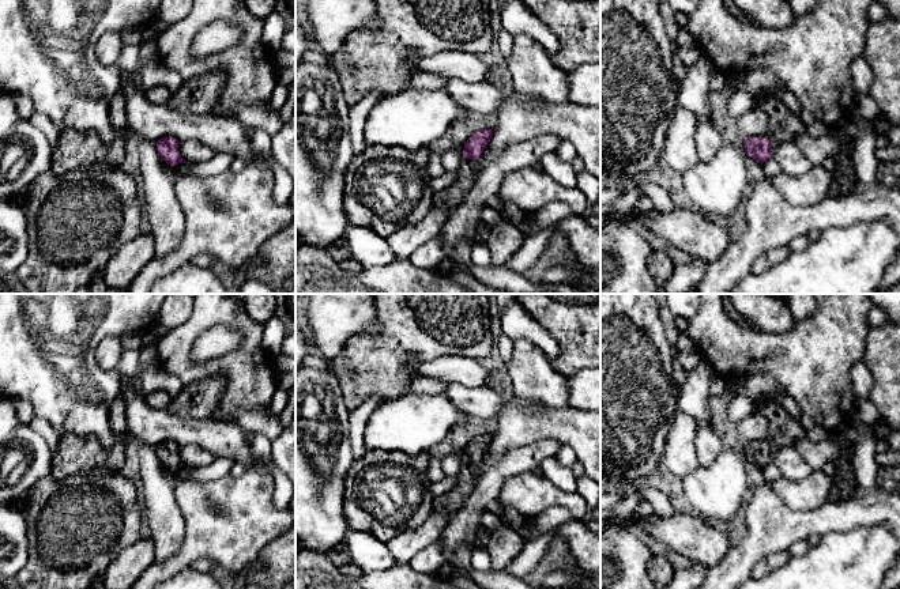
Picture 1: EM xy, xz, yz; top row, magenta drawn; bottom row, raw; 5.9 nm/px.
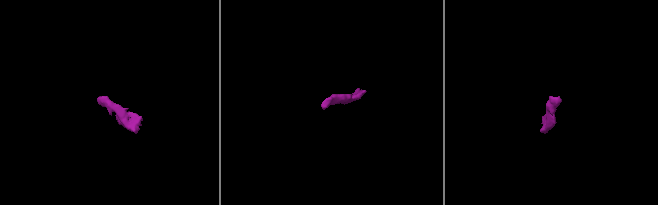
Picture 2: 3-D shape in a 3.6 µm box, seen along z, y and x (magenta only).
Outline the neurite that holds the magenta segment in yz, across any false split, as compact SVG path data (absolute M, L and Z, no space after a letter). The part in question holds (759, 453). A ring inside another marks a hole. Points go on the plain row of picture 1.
M777 403L756 404L756 409L767 416L769 435L765 442L743 442L743 453L748 461L762 469L771 462L773 449L794 448L799 439L806 438L807 431Z

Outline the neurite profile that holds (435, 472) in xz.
M432 456L428 460L426 475L432 483L443 482L447 477L441 461Z

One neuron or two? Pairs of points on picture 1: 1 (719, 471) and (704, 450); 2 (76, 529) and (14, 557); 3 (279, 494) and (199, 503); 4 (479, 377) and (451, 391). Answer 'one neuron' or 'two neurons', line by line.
1: two neurons
2: two neurons
3: two neurons
4: two neurons

